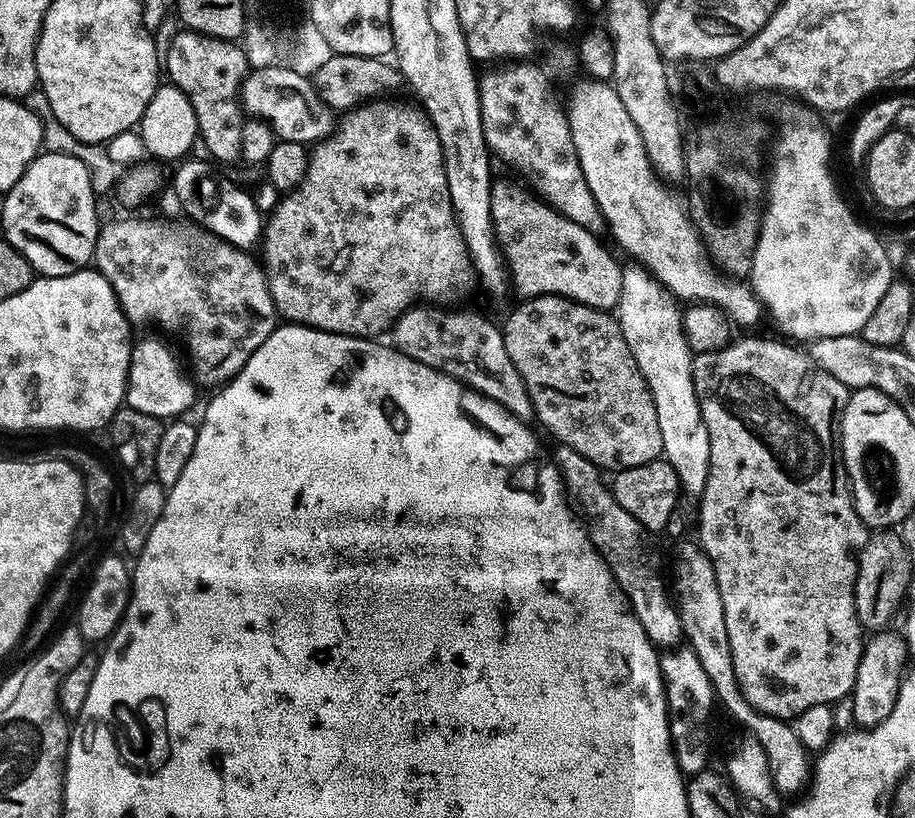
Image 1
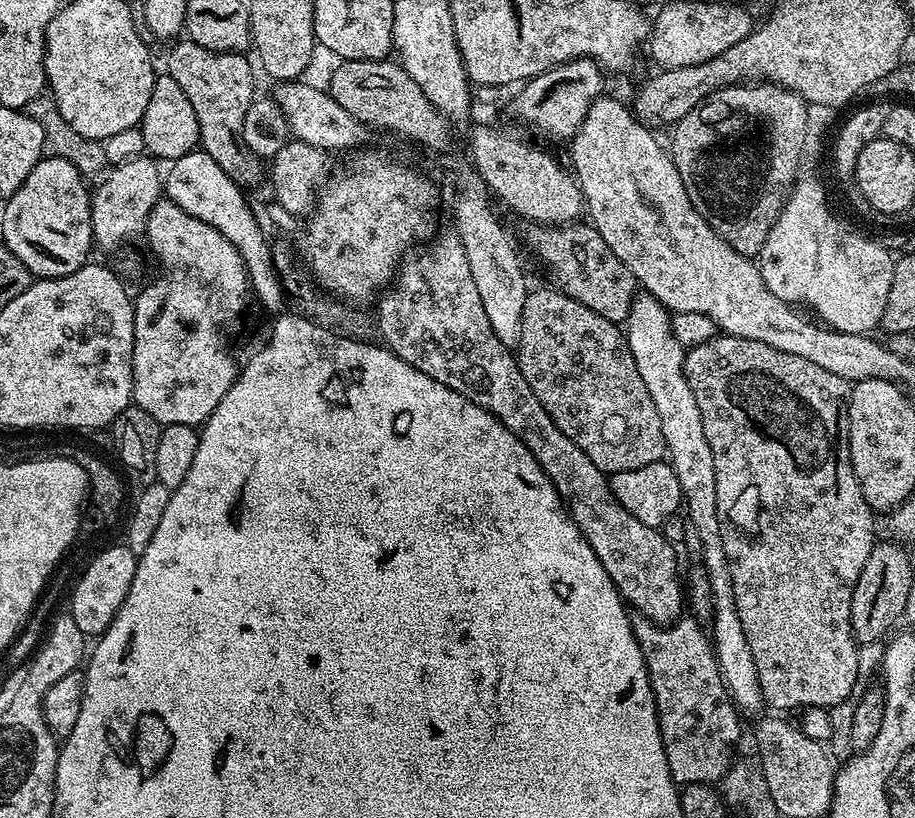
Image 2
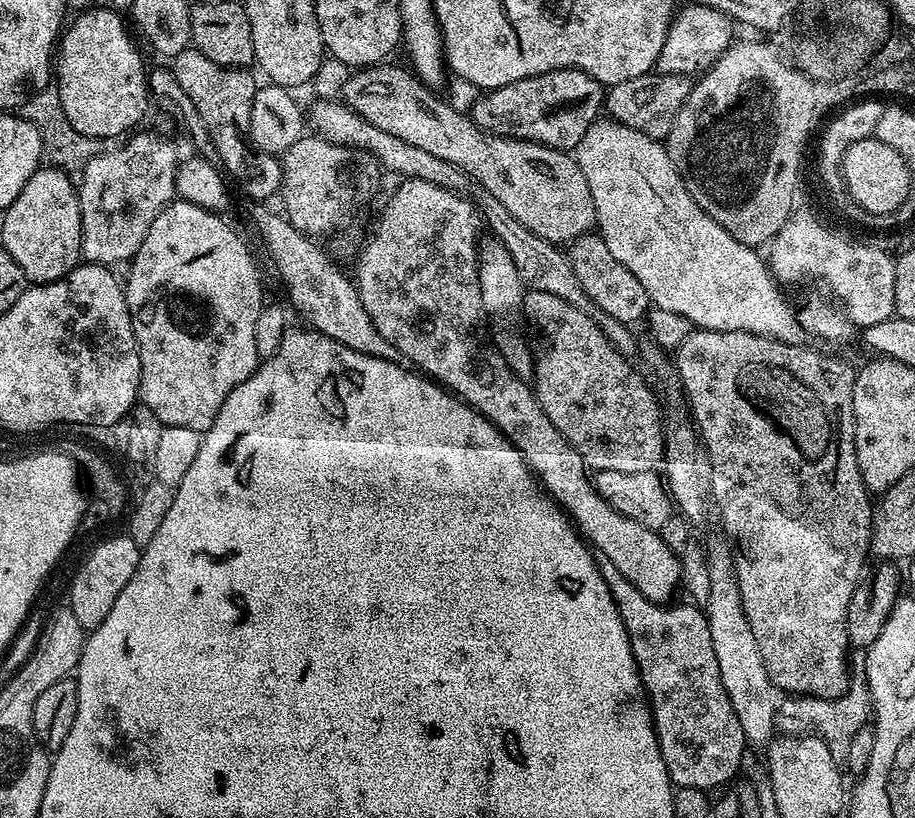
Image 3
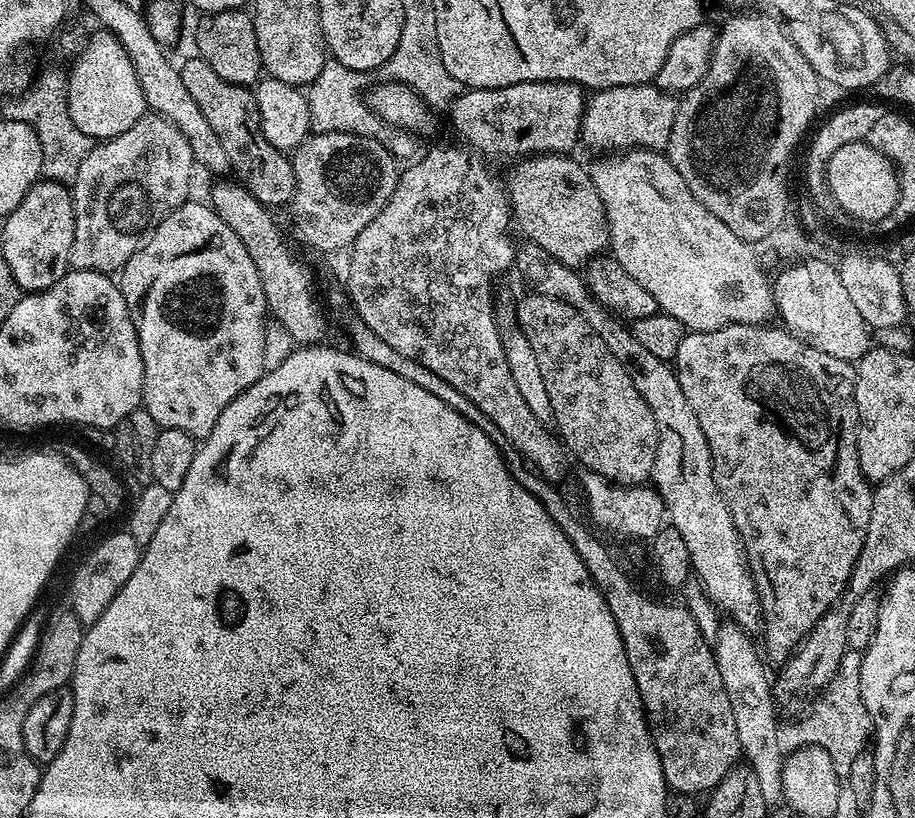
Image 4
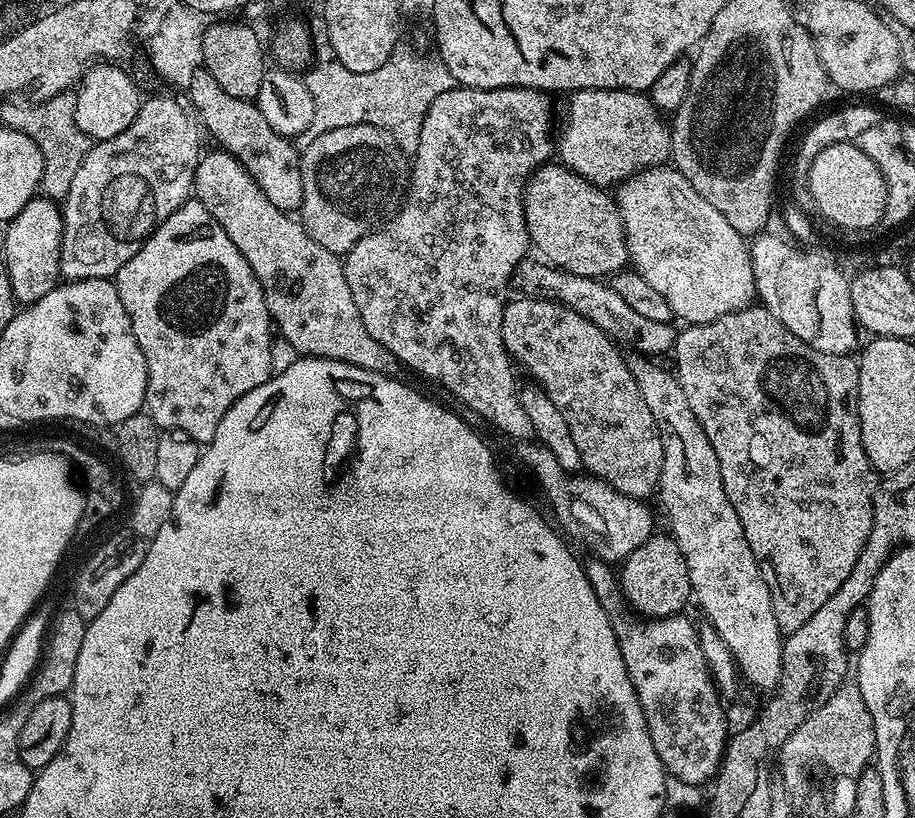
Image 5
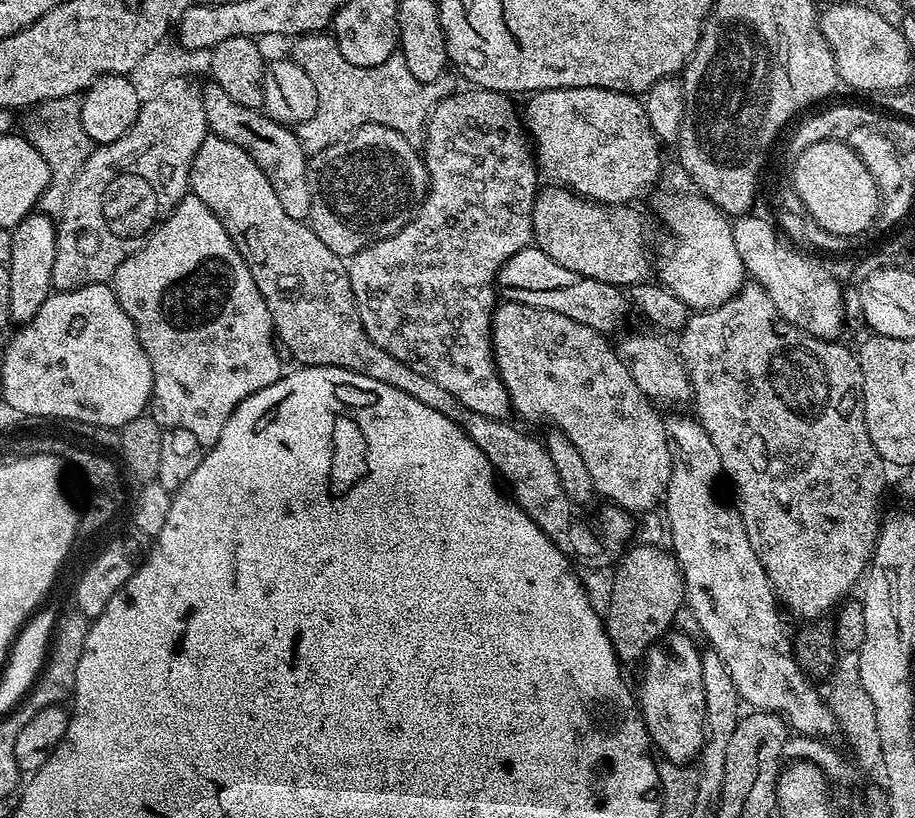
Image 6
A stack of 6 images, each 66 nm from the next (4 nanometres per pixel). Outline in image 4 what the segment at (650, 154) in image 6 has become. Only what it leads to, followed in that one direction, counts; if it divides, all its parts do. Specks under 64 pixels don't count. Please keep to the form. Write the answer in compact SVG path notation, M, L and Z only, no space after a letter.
M655 83L602 88L587 97L580 139L583 147L604 154L633 148L664 150L670 142L670 129L679 108L680 100L673 93L657 88Z

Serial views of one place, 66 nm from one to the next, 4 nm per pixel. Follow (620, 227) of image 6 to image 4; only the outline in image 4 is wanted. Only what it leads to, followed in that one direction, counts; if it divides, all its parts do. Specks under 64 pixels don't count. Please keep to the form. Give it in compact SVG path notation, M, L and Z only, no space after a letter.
M545 154L520 158L511 165L512 184L507 185L508 203L512 206L512 215L517 229L524 231L523 239L536 243L565 266L577 270L583 269L589 260L595 260L609 247L608 219L602 206L602 198L598 198L598 190L592 181L591 171L583 168L568 154Z

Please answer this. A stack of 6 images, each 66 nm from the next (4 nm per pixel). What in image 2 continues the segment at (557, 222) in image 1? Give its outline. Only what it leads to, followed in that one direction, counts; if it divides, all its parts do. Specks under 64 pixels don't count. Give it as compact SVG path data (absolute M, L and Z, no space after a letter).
M588 222L570 224L532 224L529 227L528 244L548 263L555 287L570 298L590 306L594 314L602 314L610 322L623 325L630 314L631 304L638 295L636 280L626 270L622 258L606 246L602 234Z

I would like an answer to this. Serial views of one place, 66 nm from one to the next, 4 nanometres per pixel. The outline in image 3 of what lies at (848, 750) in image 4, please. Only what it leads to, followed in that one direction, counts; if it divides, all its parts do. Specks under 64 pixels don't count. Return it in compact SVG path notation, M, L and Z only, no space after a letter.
M855 649L850 656L850 679L847 691L836 699L818 699L816 696L786 696L776 705L775 731L779 735L802 736L815 734L828 742L846 742L862 727L871 715L871 696L866 678L865 649Z

